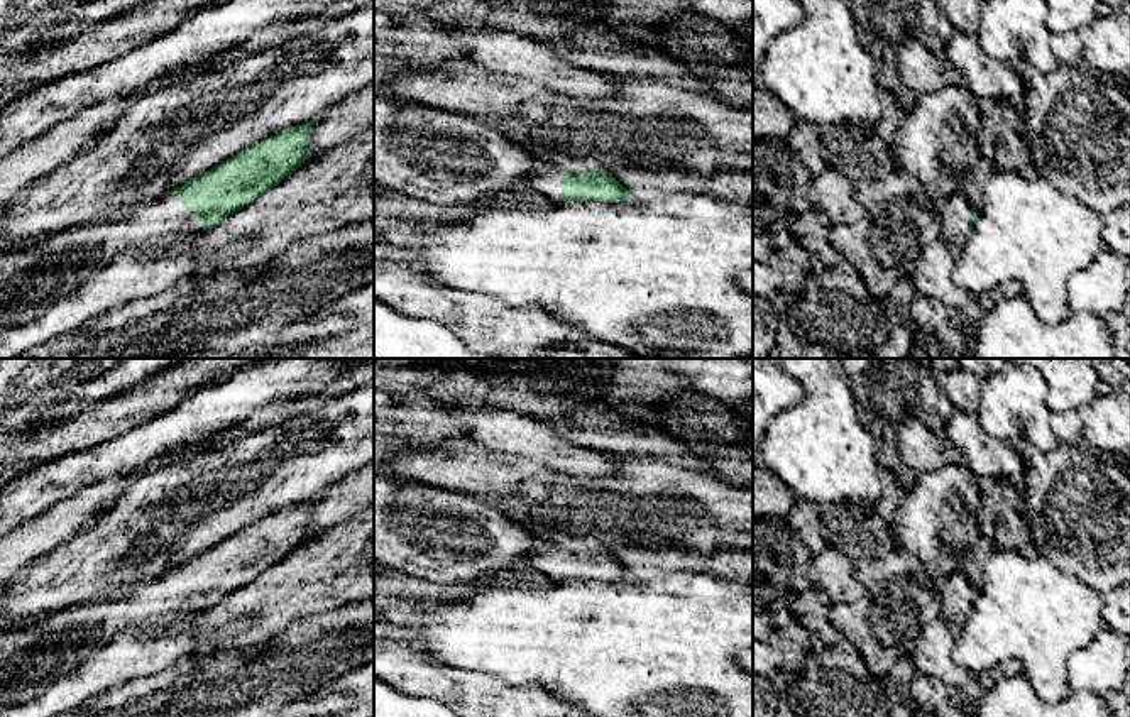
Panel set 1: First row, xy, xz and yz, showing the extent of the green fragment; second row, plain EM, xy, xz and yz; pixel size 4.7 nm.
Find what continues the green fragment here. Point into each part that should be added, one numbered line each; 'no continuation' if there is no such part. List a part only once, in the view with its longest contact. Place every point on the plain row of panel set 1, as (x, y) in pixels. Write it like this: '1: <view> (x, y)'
1: xy (34, 656)

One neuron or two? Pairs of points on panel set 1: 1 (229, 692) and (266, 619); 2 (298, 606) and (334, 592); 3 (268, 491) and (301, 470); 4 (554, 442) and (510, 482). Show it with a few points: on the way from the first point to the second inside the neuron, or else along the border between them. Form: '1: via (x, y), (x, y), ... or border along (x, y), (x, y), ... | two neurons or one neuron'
1: border along (285, 628), (251, 650), (212, 658) | two neurons
2: via (307, 597), (312, 592), (325, 592) | one neuron
3: via (276, 482), (293, 477) | one neuron
4: border along (496, 452), (535, 459), (564, 474) | two neurons

